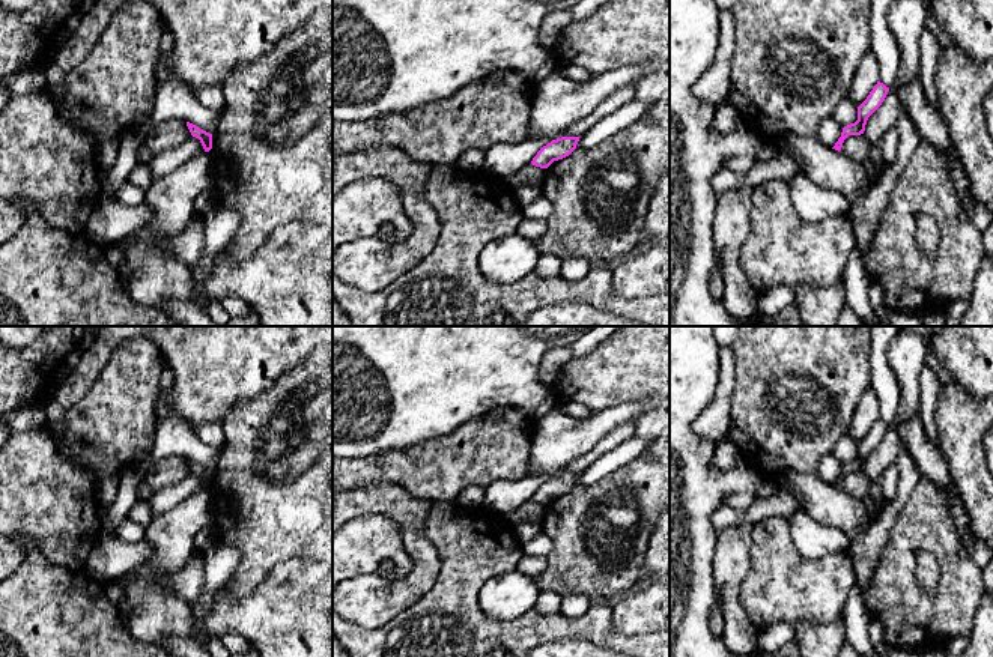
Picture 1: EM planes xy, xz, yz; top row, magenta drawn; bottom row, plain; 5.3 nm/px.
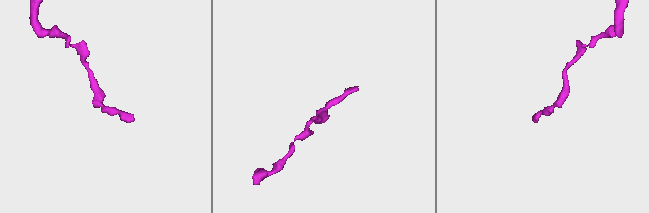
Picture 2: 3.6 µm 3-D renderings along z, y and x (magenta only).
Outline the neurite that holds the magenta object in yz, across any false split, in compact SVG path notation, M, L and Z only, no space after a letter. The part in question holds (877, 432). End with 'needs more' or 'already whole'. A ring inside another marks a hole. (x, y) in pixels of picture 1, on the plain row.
M877 418L877 421L870 428L867 436L858 444L858 457L843 465L841 474L838 475L838 478L835 480L832 486L840 489L844 477L849 472L864 471L868 454L882 442L888 428L889 428L889 424Z | already whole

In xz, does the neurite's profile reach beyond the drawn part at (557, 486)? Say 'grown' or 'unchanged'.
unchanged

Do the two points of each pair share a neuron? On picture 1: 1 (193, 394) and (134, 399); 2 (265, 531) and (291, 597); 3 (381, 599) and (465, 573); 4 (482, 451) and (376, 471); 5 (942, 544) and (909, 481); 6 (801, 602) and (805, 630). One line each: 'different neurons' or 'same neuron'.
1: different neurons
2: different neurons
3: different neurons
4: same neuron
5: different neurons
6: different neurons

